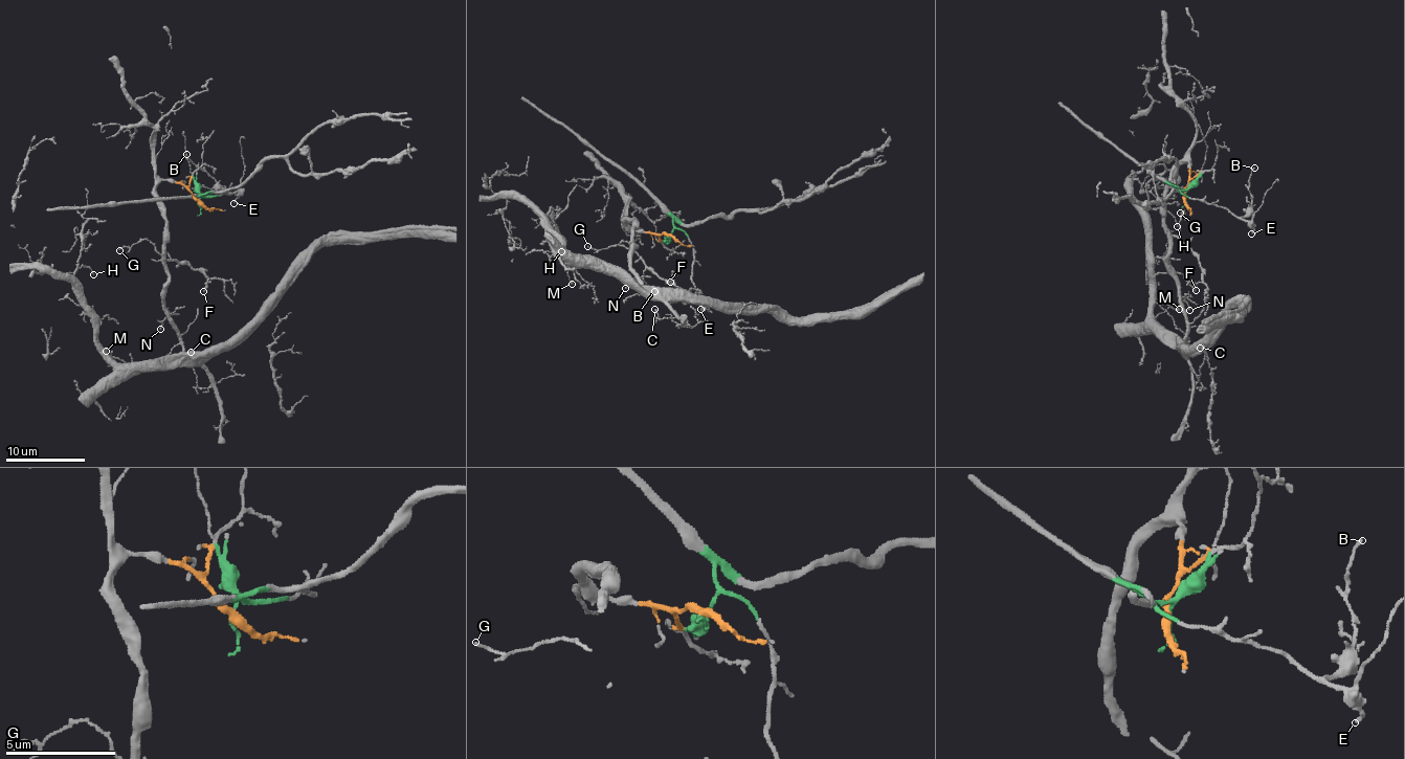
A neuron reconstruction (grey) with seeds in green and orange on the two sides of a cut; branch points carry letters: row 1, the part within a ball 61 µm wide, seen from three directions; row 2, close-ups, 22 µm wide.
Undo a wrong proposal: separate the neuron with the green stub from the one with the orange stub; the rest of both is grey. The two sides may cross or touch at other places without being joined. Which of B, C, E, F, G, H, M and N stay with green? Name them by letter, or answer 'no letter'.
B, E

